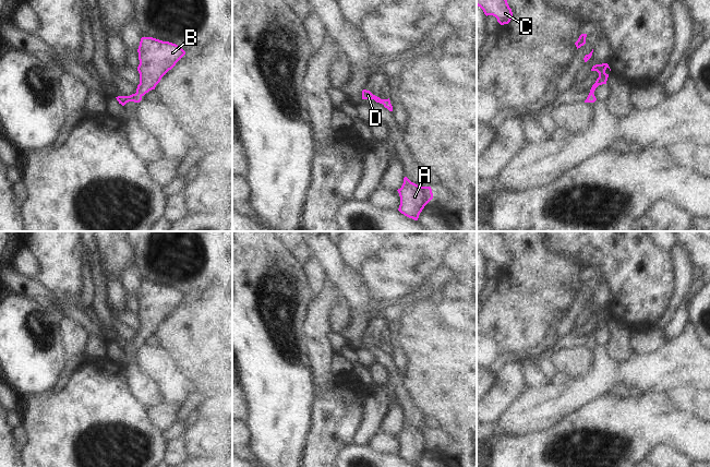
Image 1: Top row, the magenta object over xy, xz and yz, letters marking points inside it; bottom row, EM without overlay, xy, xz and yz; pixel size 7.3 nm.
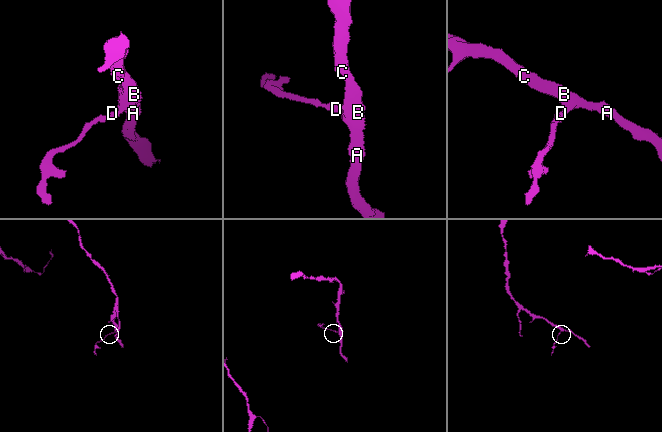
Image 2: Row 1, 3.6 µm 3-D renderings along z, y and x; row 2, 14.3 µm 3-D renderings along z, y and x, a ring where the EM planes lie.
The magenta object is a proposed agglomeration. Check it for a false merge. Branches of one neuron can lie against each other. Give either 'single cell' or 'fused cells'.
single cell

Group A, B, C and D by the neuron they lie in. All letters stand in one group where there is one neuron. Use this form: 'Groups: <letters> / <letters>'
Groups: A B C D

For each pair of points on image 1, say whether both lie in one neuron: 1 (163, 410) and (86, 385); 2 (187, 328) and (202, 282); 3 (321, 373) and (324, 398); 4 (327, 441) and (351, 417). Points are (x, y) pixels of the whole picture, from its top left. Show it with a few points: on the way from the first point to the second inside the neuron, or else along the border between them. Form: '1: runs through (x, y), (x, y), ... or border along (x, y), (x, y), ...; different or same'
1: border along (145, 409), (149, 421), (163, 431); different
2: border along (220, 290), (185, 298); different
3: border along (335, 375), (327, 383), (316, 387); different
4: runs through (329, 434), (345, 419); same

